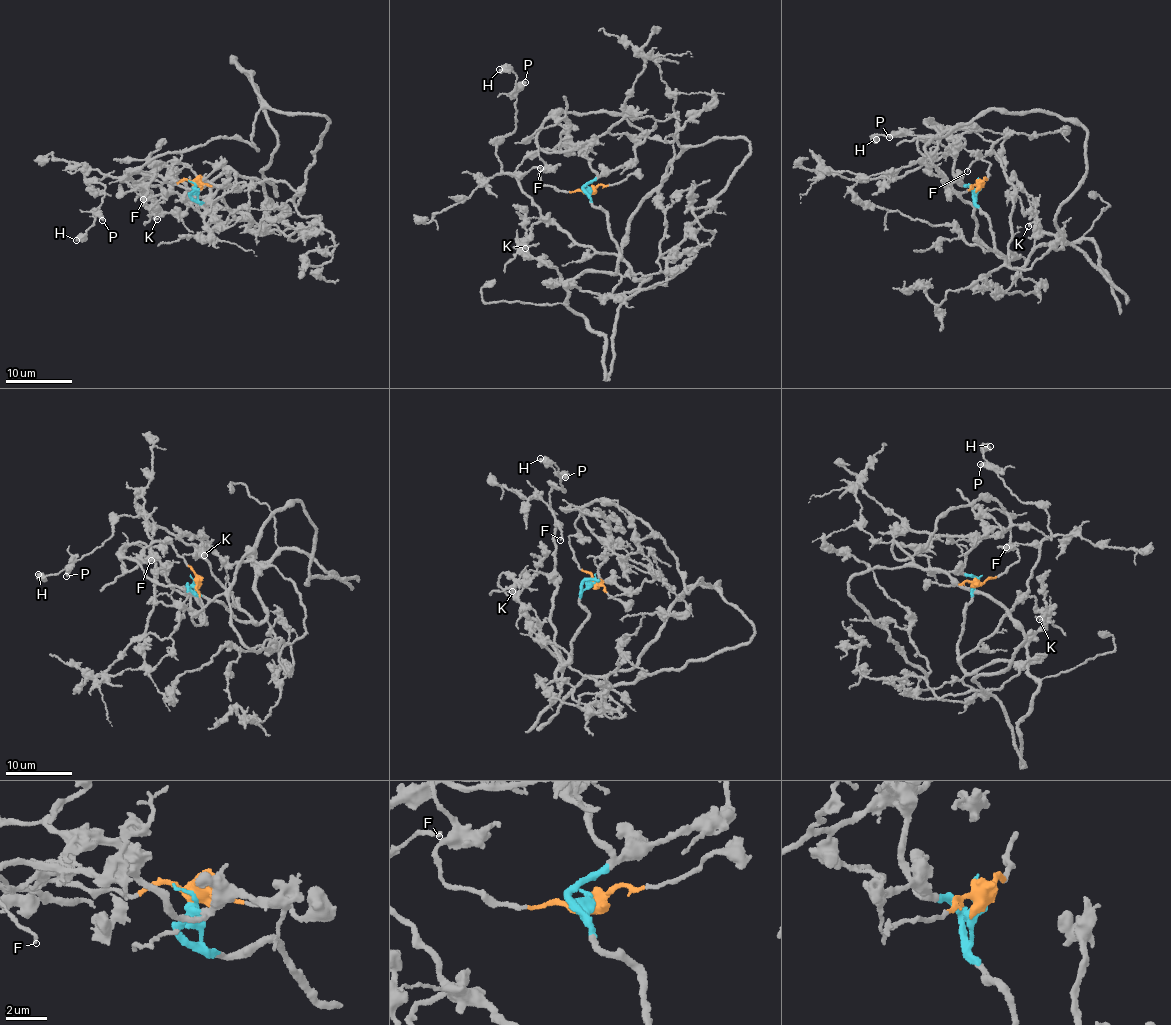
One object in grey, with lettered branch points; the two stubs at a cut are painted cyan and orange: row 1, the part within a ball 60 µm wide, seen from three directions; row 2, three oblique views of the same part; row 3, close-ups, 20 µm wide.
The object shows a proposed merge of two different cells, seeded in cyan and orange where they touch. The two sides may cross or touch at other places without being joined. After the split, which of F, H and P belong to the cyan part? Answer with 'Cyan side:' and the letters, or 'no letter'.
Cyan side: F, H, P

